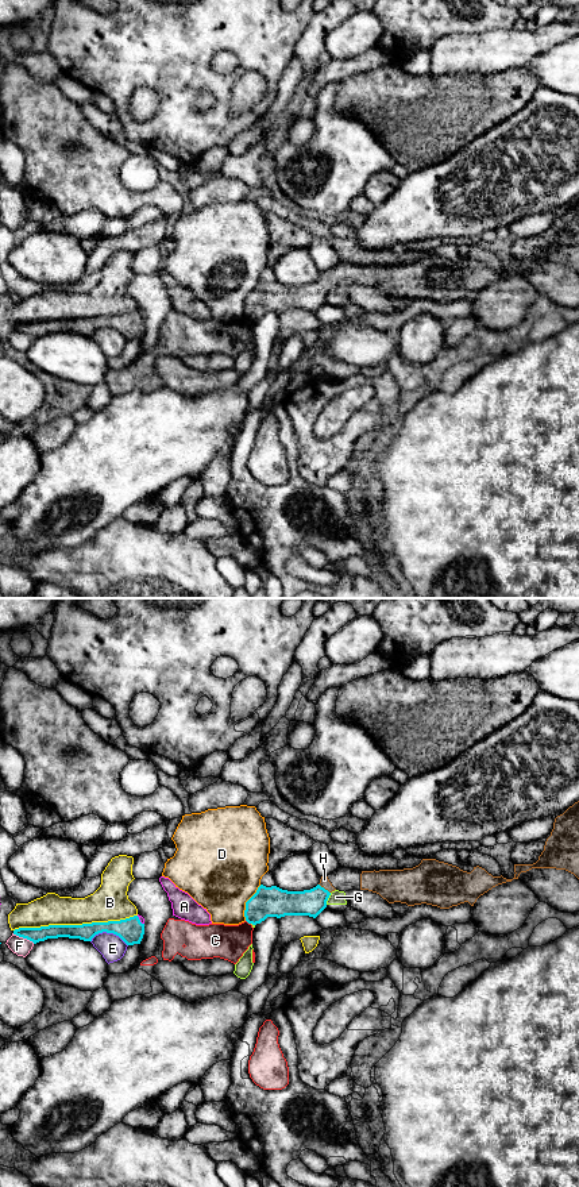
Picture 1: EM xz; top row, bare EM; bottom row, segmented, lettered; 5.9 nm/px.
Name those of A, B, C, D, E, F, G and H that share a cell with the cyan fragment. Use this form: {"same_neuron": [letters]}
{"same_neuron": ["H"]}

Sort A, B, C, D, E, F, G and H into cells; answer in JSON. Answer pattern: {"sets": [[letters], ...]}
{"sets": [["A"], ["B"], ["C"], ["D"], ["E"], ["F"], ["G"], ["H"]]}

